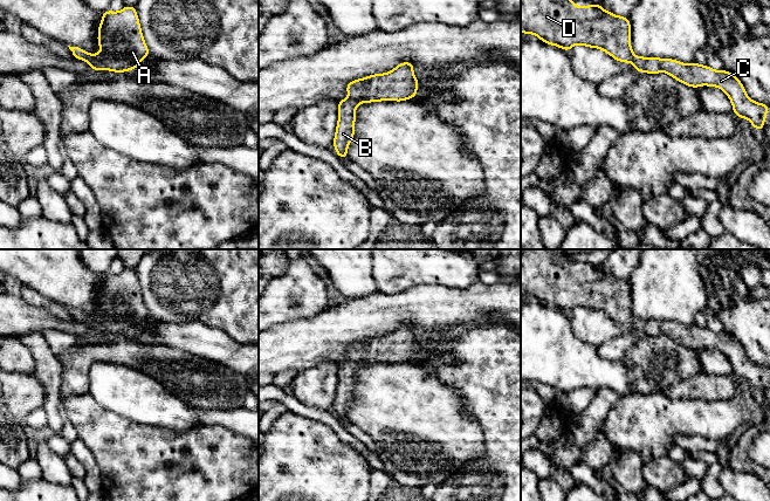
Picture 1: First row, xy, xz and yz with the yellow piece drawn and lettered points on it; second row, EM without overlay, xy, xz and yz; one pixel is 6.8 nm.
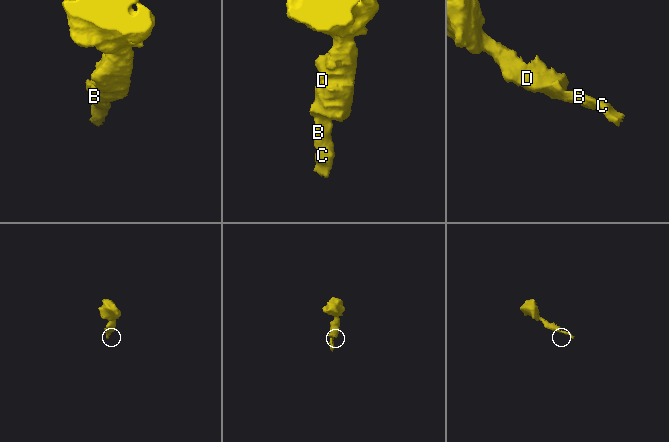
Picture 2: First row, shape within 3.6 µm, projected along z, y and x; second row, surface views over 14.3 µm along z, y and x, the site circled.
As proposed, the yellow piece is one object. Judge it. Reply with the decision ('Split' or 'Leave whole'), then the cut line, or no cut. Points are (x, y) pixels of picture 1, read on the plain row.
Leave whole. No split

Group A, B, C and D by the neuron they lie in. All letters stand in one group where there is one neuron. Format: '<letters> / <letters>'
A B C D

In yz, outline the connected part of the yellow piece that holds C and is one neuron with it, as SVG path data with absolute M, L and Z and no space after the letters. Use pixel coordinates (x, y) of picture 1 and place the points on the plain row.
M524 249L521 252L521 294L534 296L546 307L552 307L569 314L576 307L598 310L619 324L632 324L635 334L671 337L676 343L697 350L701 348L717 349L723 352L733 366L733 375L740 380L747 380L752 389L761 393L770 368L754 364L737 338L727 332L714 332L696 324L682 325L673 321L635 318L631 309L631 287L628 280L605 273L600 267L573 268L575 262L568 259L563 249Z

